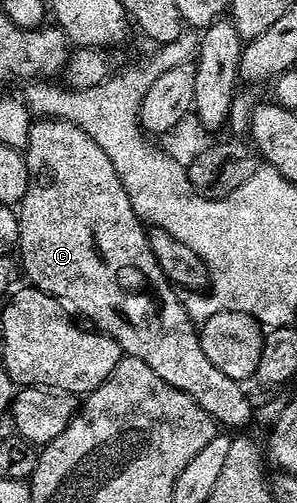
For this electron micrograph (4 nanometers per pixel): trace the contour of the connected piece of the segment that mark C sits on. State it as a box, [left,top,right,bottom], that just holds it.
[16,119,252,431]

